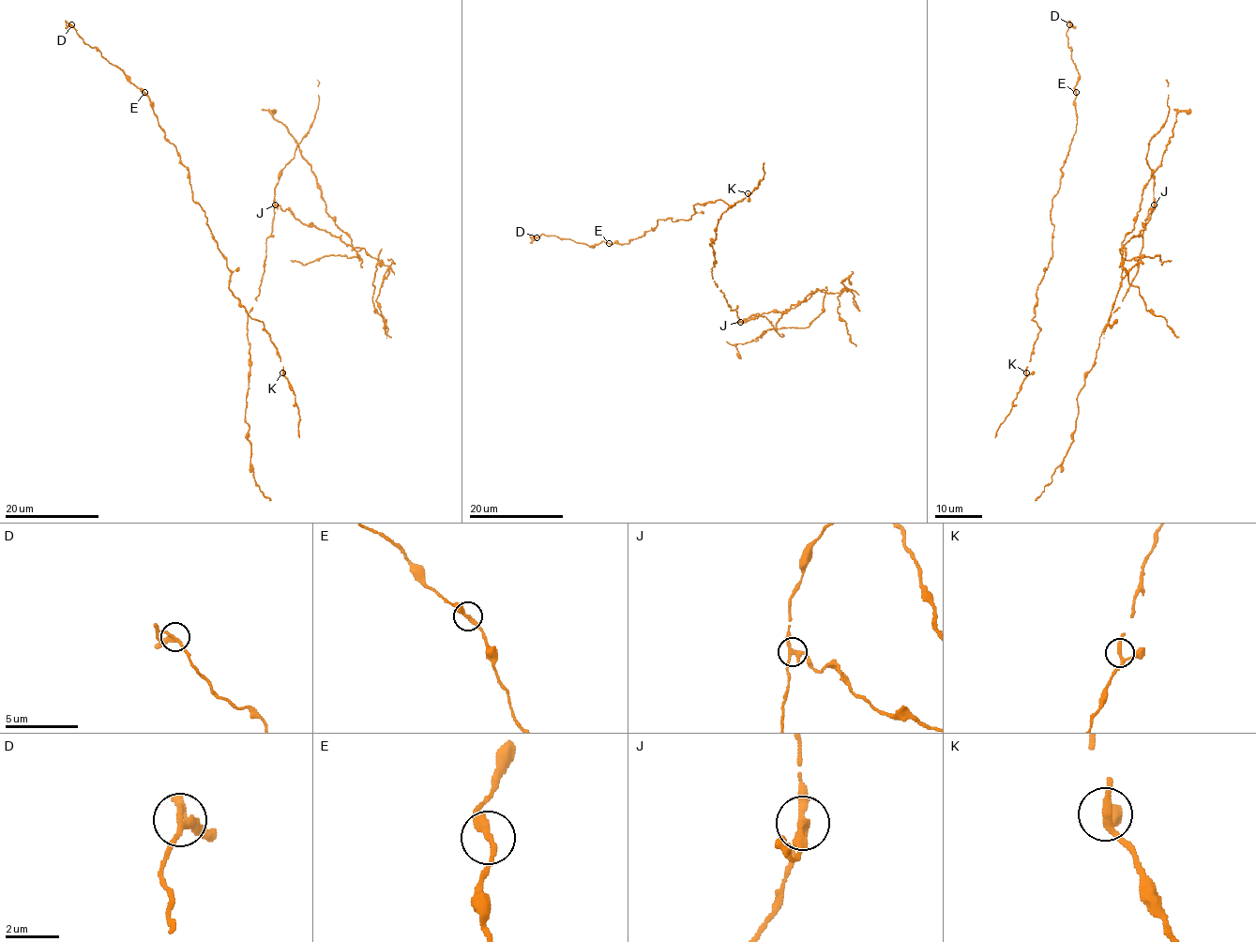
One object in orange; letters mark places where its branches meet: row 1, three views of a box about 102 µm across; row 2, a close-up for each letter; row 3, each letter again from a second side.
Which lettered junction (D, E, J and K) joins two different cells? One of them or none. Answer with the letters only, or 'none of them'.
J

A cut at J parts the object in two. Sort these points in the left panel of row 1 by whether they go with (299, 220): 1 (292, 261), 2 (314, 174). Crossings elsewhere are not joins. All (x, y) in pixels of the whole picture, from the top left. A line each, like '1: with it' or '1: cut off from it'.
1: with it
2: with it

